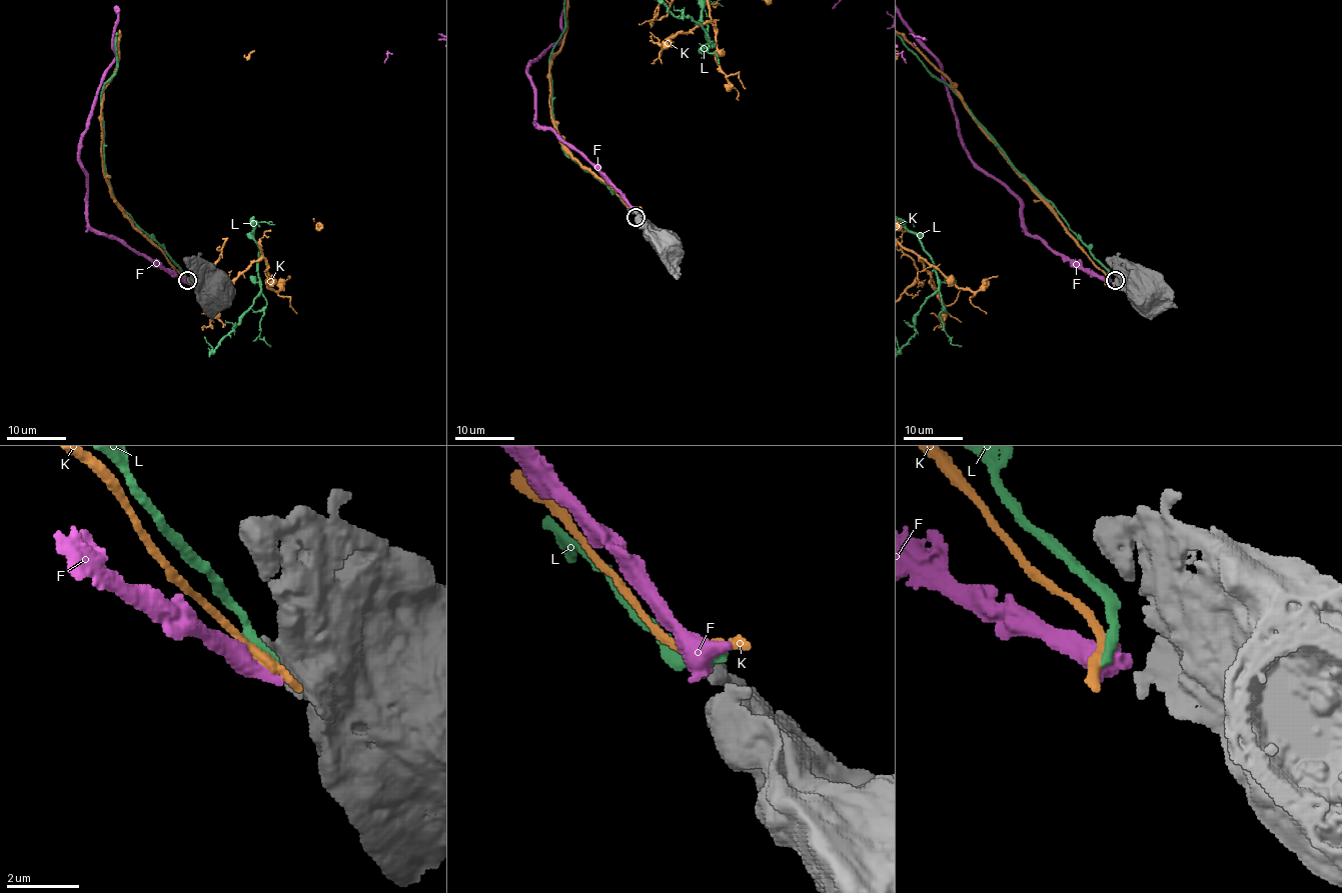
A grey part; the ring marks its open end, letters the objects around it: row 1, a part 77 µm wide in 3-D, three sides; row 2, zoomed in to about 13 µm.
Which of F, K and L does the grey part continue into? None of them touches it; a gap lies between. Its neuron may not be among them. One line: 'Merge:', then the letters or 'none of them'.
Merge: F

